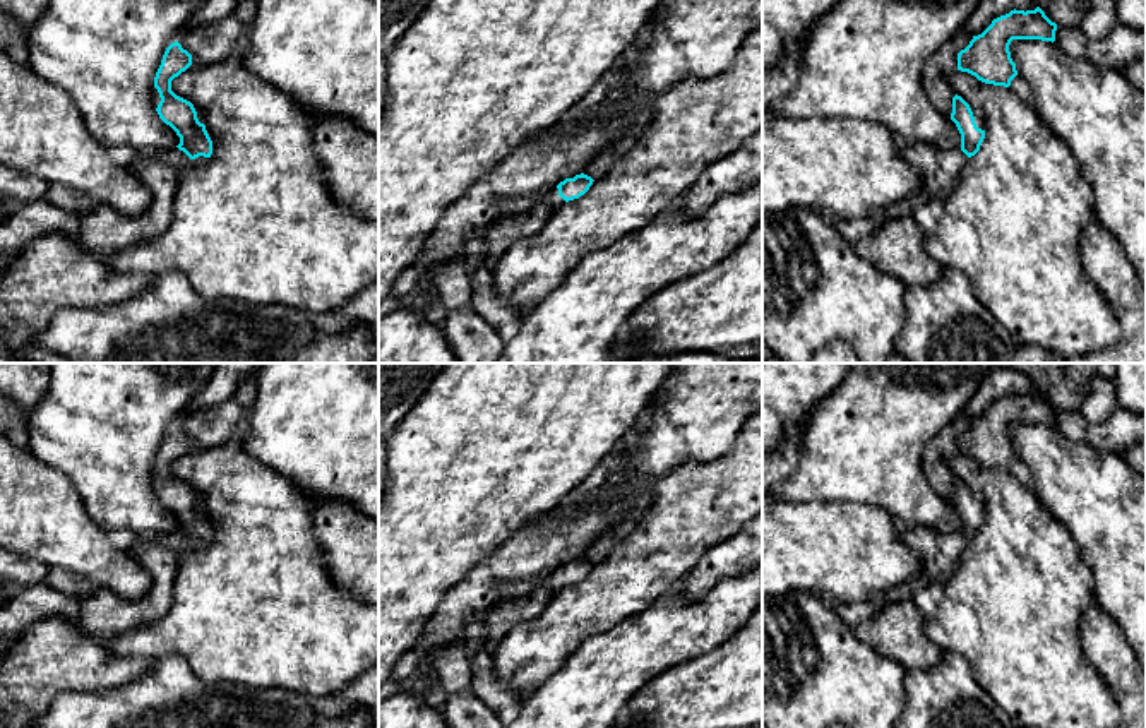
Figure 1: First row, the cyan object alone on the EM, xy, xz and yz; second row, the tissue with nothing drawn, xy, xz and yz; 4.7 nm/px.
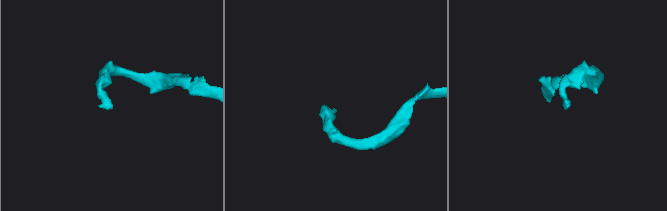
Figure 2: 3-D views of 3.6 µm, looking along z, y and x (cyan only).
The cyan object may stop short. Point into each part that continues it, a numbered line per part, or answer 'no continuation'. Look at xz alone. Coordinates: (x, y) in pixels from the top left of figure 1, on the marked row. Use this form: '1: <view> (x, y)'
1: xz (552, 197)

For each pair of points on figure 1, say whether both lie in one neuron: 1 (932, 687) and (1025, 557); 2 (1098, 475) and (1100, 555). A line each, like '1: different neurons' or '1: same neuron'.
1: different neurons
2: same neuron

